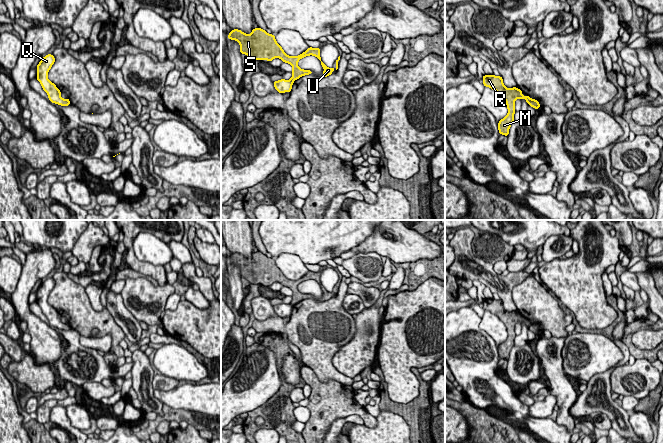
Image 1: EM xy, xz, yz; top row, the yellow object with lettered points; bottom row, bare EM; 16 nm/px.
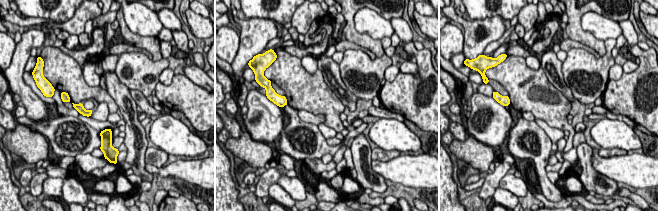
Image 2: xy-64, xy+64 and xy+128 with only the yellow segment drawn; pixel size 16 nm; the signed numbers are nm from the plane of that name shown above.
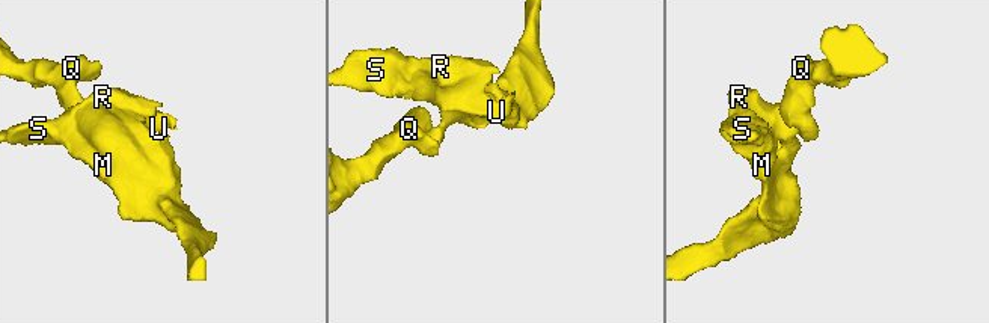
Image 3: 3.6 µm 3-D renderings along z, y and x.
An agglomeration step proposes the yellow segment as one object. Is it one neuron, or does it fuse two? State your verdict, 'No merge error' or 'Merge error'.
Merge error

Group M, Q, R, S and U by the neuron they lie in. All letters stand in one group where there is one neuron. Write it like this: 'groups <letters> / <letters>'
groups M R S U / Q

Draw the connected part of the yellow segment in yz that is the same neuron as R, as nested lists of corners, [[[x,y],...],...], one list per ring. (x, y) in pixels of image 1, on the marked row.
[[[484,75],[483,76],[483,85],[485,87],[489,87],[492,90],[496,91],[506,102],[508,113],[507,115],[498,122],[498,130],[499,134],[508,136],[509,129],[514,122],[514,114],[515,114],[515,101],[517,98],[522,100],[523,98],[529,104],[531,101],[530,96],[524,96],[522,91],[516,87],[507,88],[501,76],[495,75]]]

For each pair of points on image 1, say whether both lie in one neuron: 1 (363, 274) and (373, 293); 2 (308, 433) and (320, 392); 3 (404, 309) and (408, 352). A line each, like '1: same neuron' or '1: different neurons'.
1: different neurons
2: same neuron
3: same neuron

